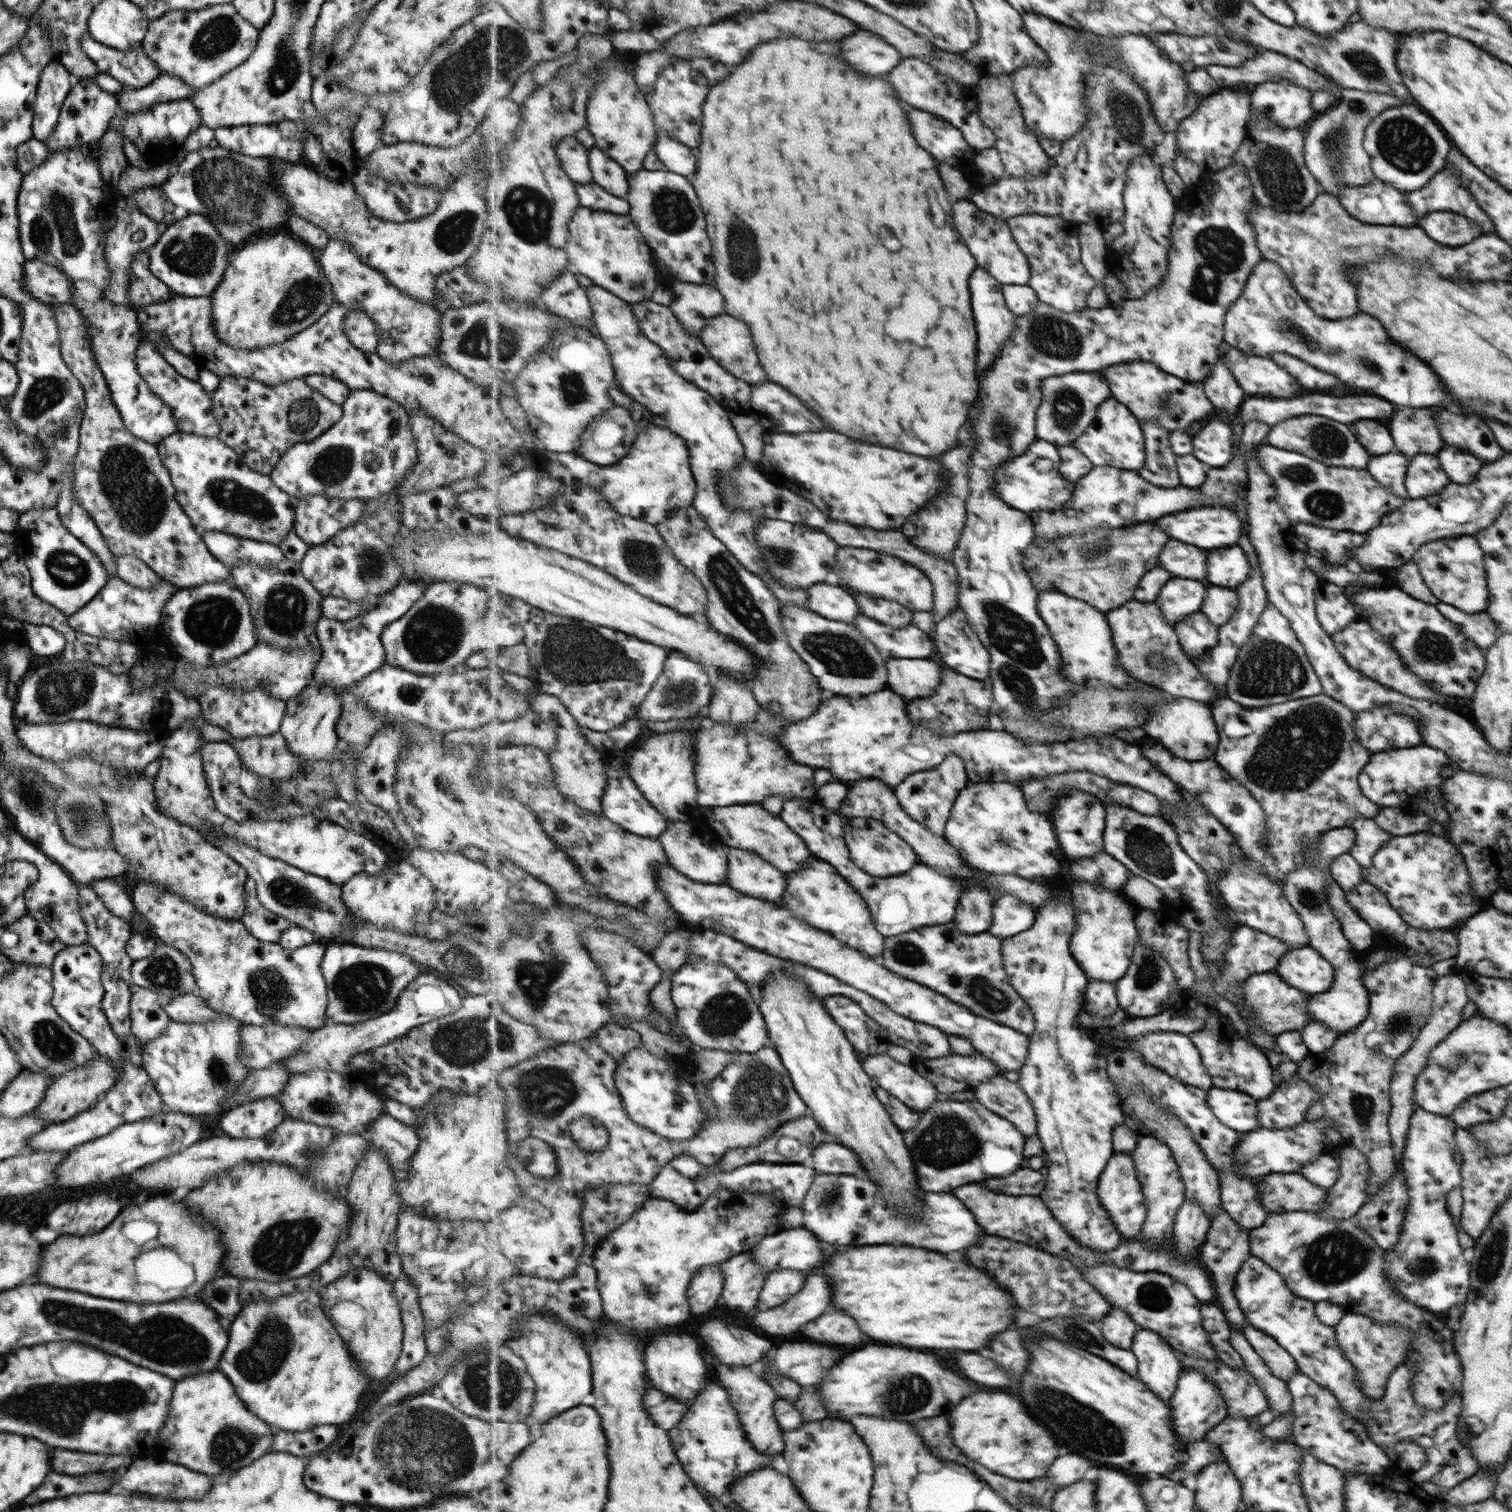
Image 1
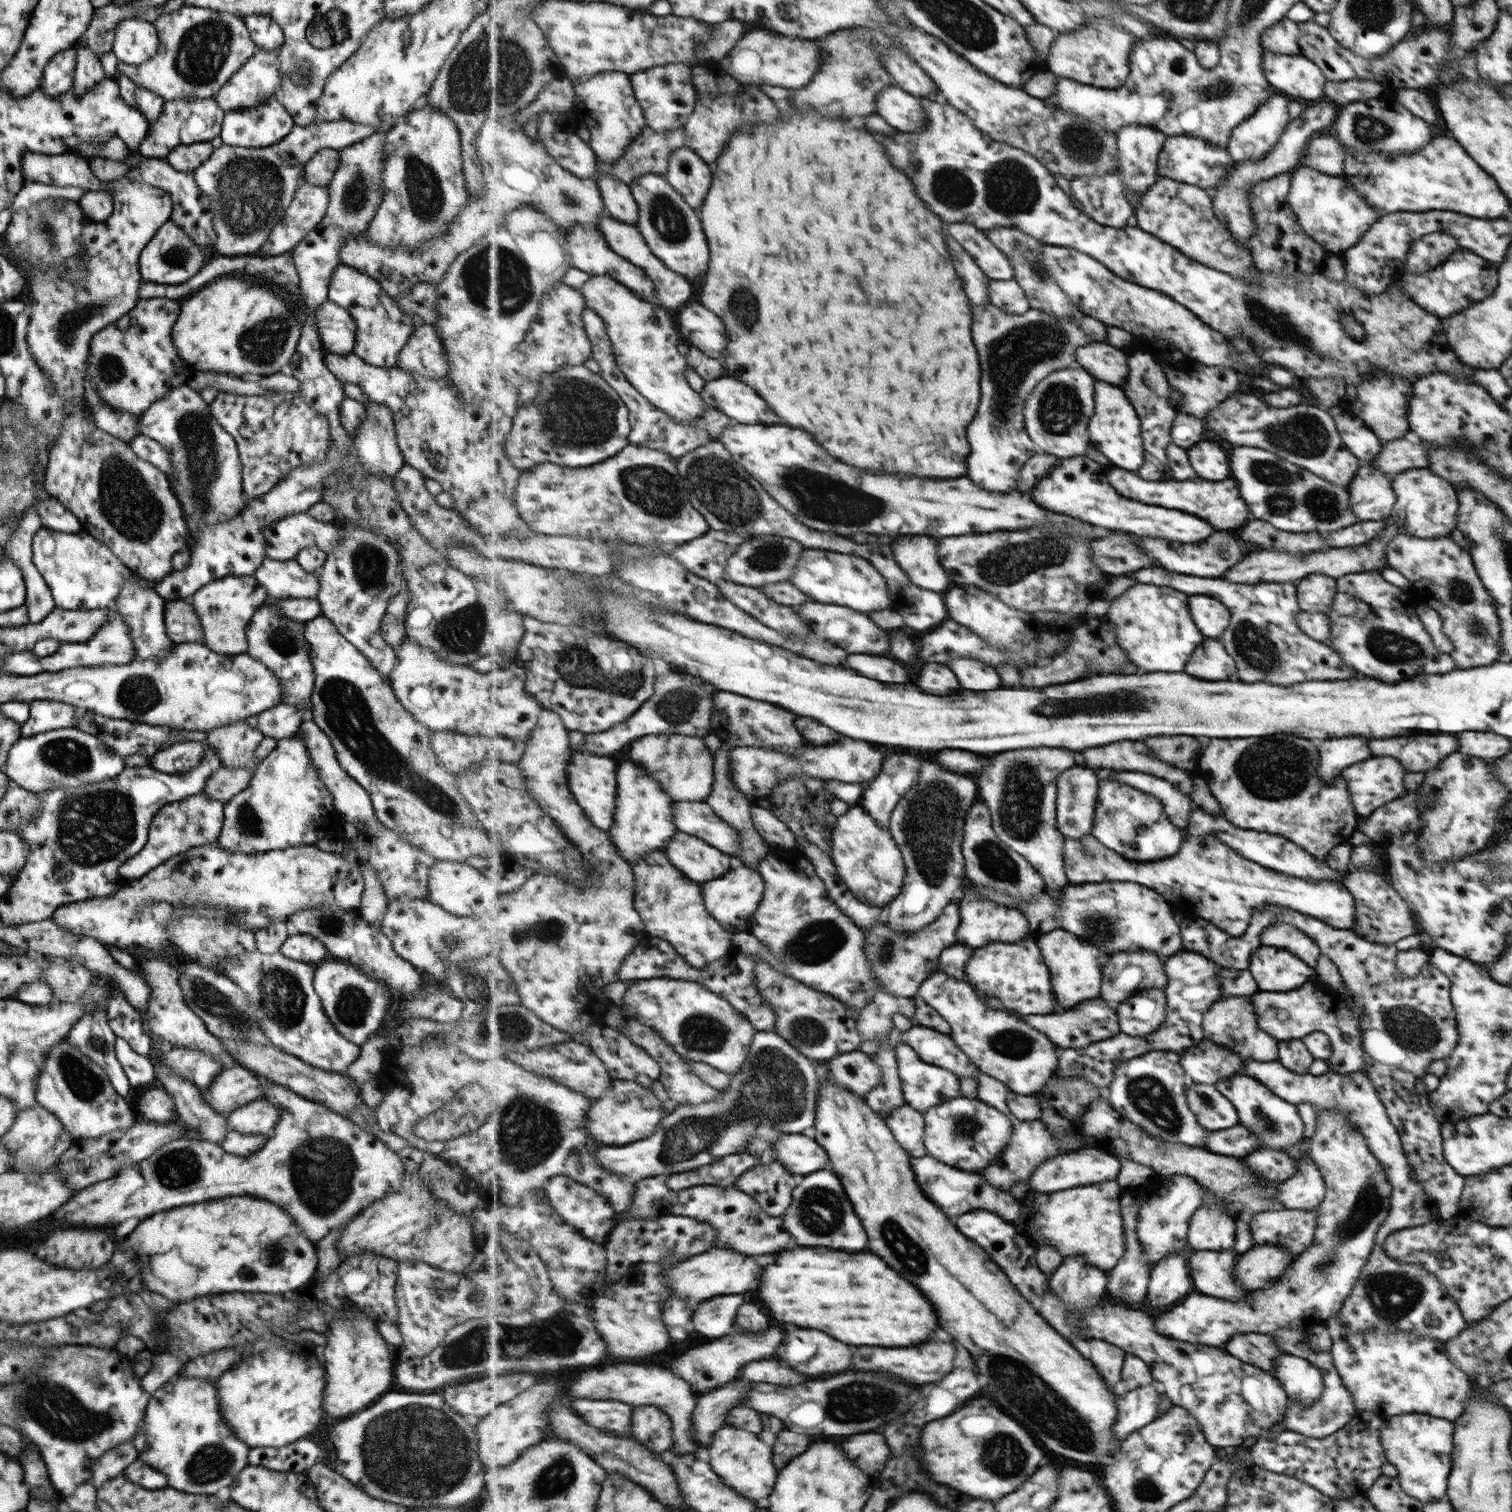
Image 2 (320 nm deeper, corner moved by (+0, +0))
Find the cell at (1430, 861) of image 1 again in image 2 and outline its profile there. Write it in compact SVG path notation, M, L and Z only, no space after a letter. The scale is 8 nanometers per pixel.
M1356 831L1347 842L1350 845L1366 844L1373 851L1375 860L1375 863L1368 868L1350 868L1349 873L1341 879L1340 883L1353 896L1353 901L1356 903L1357 922L1353 922L1353 928L1350 930L1359 934L1361 938L1367 939L1368 942L1381 945L1394 945L1409 934L1417 934L1420 928L1411 908L1391 887L1391 877L1387 873L1388 865L1382 841L1375 842Z

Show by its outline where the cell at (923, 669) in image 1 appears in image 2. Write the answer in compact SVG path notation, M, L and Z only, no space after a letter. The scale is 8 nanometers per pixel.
M851 654L847 668L857 670L859 674L869 674L869 678L877 678L881 682L907 682L909 670L891 658L869 656L869 654Z

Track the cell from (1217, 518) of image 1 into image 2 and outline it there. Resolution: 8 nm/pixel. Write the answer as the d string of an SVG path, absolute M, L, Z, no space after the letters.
M1086 454L1060 458L1059 465L1032 490L1031 494L1047 510L1072 516L1103 528L1109 528L1109 530L1125 530L1137 536L1165 538L1171 542L1175 540L1175 542L1193 544L1193 542L1207 538L1213 532L1209 523L1199 520L1197 516L1191 516L1179 510L1147 506L1131 498L1125 498L1121 494L1117 496L1117 490L1107 480L1107 466L1102 466Z

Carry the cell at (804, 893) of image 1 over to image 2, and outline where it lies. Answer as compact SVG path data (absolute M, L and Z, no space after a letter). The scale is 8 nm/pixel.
M799 847L792 849L772 849L765 860L761 861L758 871L766 884L764 901L753 914L749 931L765 945L776 959L779 959L786 974L795 980L844 1001L860 1012L873 1002L878 981L867 961L867 939L865 928L853 923L853 919L841 911L841 907L829 897L827 884L816 873L815 864L801 853Z

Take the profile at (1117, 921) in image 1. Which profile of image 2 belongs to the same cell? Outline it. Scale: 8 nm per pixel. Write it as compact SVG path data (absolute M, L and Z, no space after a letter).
M1062 929L1053 930L1038 936L1041 955L1052 974L1052 985L1060 1011L1074 1008L1081 1002L1095 999L1101 994L1105 965L1111 962L1113 955L1107 955L1097 946L1081 940L1076 934Z

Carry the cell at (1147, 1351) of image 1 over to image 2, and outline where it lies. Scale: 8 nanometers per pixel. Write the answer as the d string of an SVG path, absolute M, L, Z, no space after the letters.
M1153 1380L1147 1387L1127 1392L1119 1397L1117 1426L1113 1426L1113 1433L1123 1442L1137 1430L1153 1423L1159 1396L1163 1394L1161 1383Z

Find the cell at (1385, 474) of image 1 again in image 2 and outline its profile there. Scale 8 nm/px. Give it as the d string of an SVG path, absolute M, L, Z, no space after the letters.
M1368 462L1361 464L1352 484L1347 487L1348 503L1357 522L1383 521L1391 516L1396 502L1391 481L1391 476L1377 471L1377 467Z

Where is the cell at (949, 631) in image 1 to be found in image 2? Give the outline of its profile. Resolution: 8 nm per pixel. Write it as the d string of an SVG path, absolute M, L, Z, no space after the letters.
M959 658L959 660L953 660L953 662L947 662L947 666L957 674L963 688L969 688L969 690L1003 688L1001 686L1001 675L995 668L983 664L981 660Z

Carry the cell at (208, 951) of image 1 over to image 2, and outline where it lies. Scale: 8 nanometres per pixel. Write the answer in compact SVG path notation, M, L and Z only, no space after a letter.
M253 950L251 953L246 951L227 960L224 964L220 964L219 970L219 974L225 975L243 992L246 992L250 1006L249 1012L255 1014L263 1034L273 1047L283 1050L287 1055L299 1058L304 1064L309 1064L319 1070L340 1073L358 1058L359 1046L345 1040L326 1018L319 997L312 987L313 973L314 966L312 964L285 958L279 952L262 954L257 950Z

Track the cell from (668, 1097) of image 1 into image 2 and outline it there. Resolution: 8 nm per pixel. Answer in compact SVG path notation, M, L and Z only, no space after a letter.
M614 1080L610 1089L602 1098L593 1100L586 1120L590 1137L605 1146L628 1145L649 1138L662 1120L667 1116L664 1105L657 1099L650 1088L645 1088L634 1080Z

